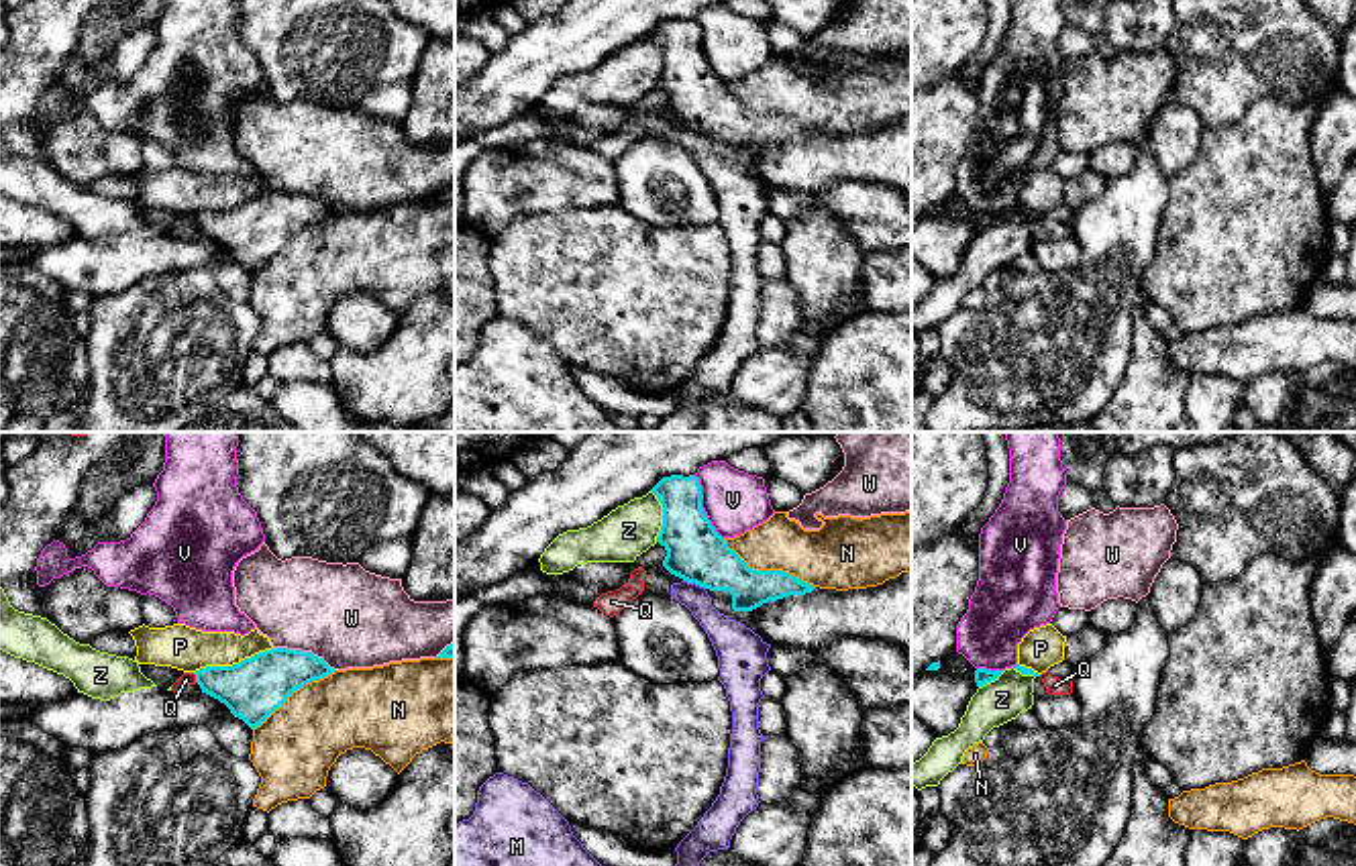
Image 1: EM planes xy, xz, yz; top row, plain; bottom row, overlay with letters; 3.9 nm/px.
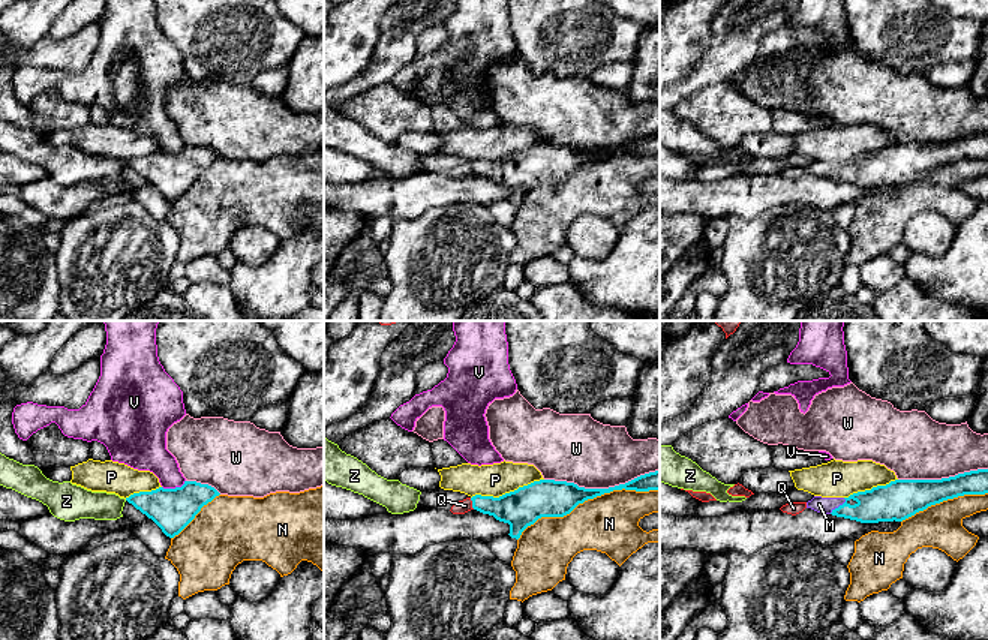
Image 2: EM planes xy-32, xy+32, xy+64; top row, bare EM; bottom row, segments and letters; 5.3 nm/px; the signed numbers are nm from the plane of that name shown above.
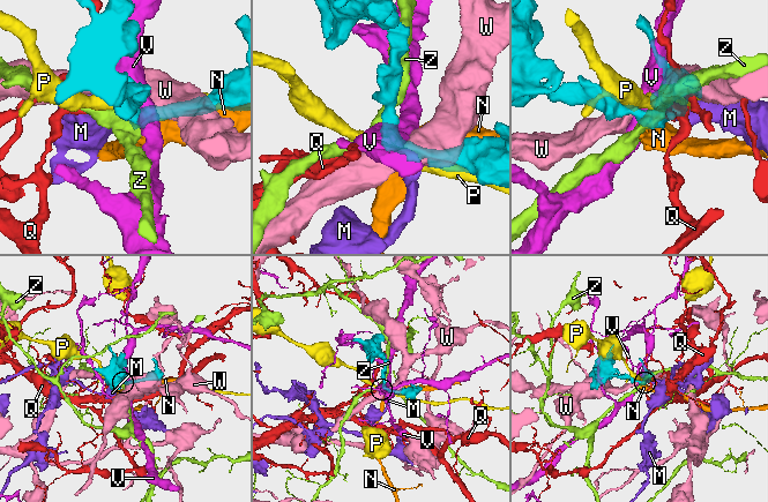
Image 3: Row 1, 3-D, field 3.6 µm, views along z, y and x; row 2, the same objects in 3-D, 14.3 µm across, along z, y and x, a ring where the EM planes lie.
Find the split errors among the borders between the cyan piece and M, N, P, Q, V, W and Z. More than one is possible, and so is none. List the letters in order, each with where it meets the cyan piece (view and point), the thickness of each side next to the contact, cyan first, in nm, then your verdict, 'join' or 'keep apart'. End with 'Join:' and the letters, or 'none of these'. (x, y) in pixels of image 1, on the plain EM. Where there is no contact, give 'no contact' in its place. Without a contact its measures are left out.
M: xz (694, 125) | 240/130 nm | join
N: xz (767, 115) | 200/240 nm | keep apart
P: xy (233, 208) | 240/180 nm | keep apart
Q: xy (196, 221) | 240/50 nm | keep apart
V: xz (702, 51) | 240/240 nm | keep apart
W: xy (304, 196) | 240/400 nm | keep apart
Z: xz (663, 60) | 240/200 nm | keep apart
Join: M

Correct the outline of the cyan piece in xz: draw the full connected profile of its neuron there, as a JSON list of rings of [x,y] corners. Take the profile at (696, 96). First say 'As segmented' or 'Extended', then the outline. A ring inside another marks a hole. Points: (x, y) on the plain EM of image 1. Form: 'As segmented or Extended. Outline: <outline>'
Extended. Outline: [[[695,18],[663,20],[650,33],[663,49],[663,69],[657,86],[667,94],[663,110],[679,120],[671,143],[685,149],[706,173],[732,255],[728,312],[720,338],[697,369],[677,387],[677,408],[655,430],[626,430],[614,424],[573,379],[569,365],[528,326],[504,316],[489,320],[477,334],[475,355],[455,367],[455,432],[695,432],[701,426],[699,405],[730,391],[740,365],[759,350],[761,285],[759,247],[765,240],[761,222],[771,214],[767,187],[742,165],[757,151],[789,139],[805,139],[816,130],[783,114],[754,114],[716,75],[701,51],[701,29]]]

